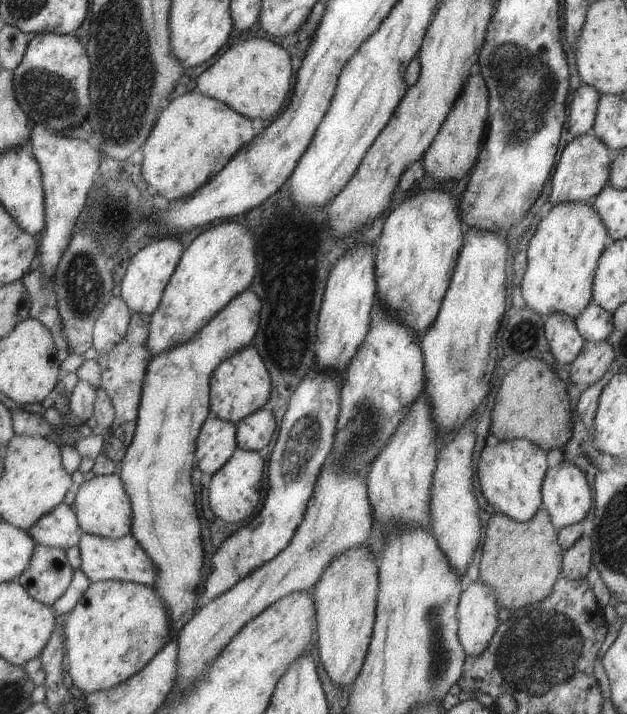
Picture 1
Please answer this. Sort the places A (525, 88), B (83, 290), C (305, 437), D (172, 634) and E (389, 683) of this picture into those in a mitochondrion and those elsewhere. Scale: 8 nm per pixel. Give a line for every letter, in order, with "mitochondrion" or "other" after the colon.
A: mitochondrion
B: mitochondrion
C: mitochondrion
D: other
E: other

